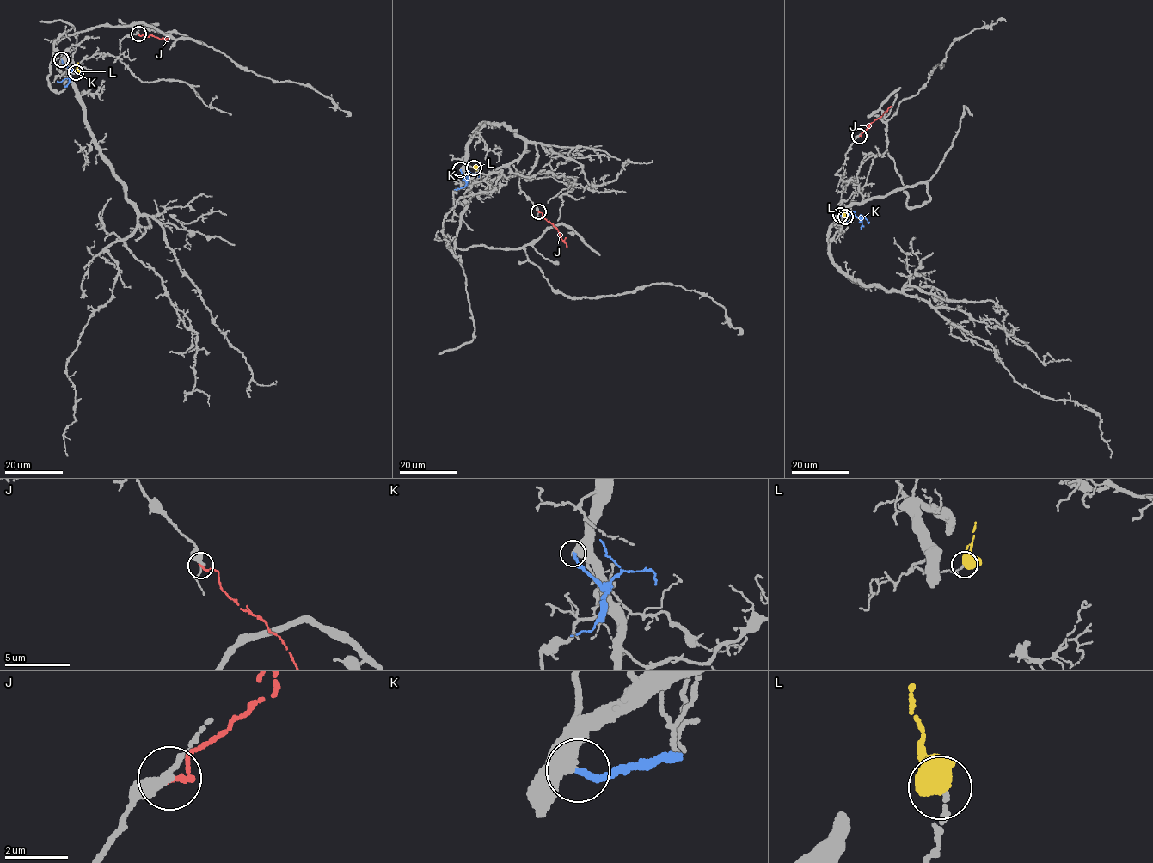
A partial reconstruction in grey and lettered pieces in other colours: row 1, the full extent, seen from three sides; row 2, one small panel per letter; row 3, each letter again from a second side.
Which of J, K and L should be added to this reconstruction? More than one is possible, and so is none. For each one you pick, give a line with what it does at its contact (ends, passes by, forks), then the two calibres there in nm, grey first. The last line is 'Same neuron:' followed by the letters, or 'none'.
Same neuron: none

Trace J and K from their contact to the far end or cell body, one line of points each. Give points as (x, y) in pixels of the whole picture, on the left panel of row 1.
J: (138, 33), (159, 39), (168, 38)
K: (61, 59), (70, 72), (70, 78), (57, 81)

